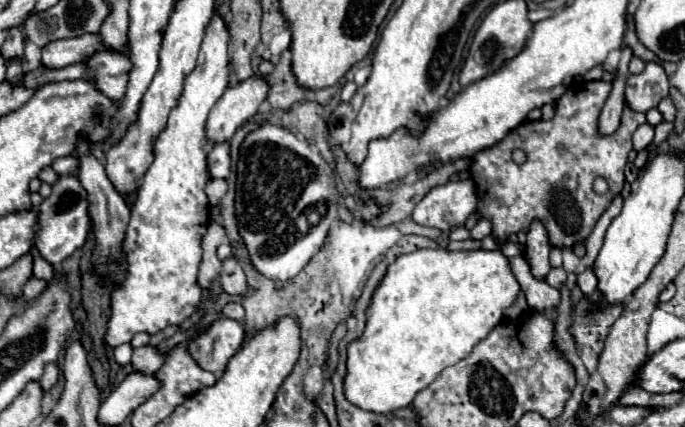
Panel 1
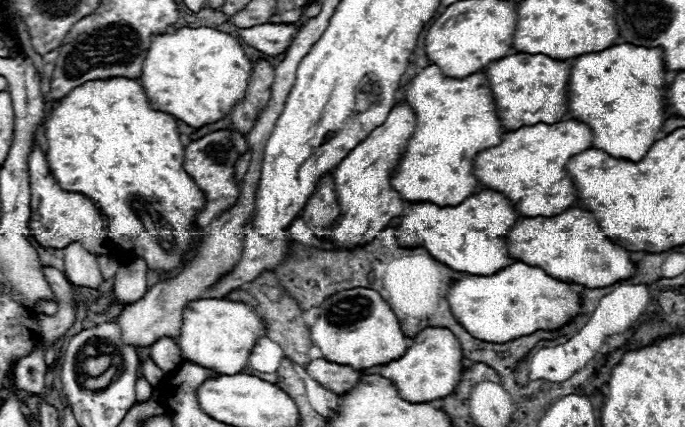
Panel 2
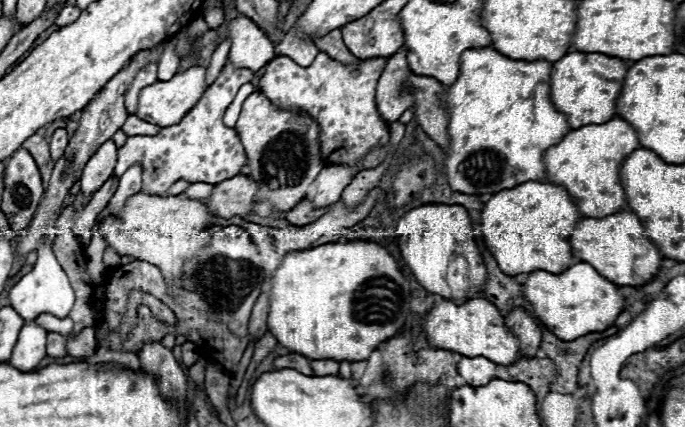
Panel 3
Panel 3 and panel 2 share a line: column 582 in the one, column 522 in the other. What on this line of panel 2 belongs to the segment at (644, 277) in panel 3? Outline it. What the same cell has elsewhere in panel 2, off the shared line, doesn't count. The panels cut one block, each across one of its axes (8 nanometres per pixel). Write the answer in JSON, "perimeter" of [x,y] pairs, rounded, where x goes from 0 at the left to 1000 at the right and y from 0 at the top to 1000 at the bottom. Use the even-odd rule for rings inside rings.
{"perimeter":[[[832,487],[803,511],[765,511],[736,548],[745,604],[762,609],[771,623],[791,628],[800,646],[847,665],[853,674],[885,674],[902,656],[920,651],[928,637],[917,590],[893,571],[873,534],[867,506],[850,487]]]}

